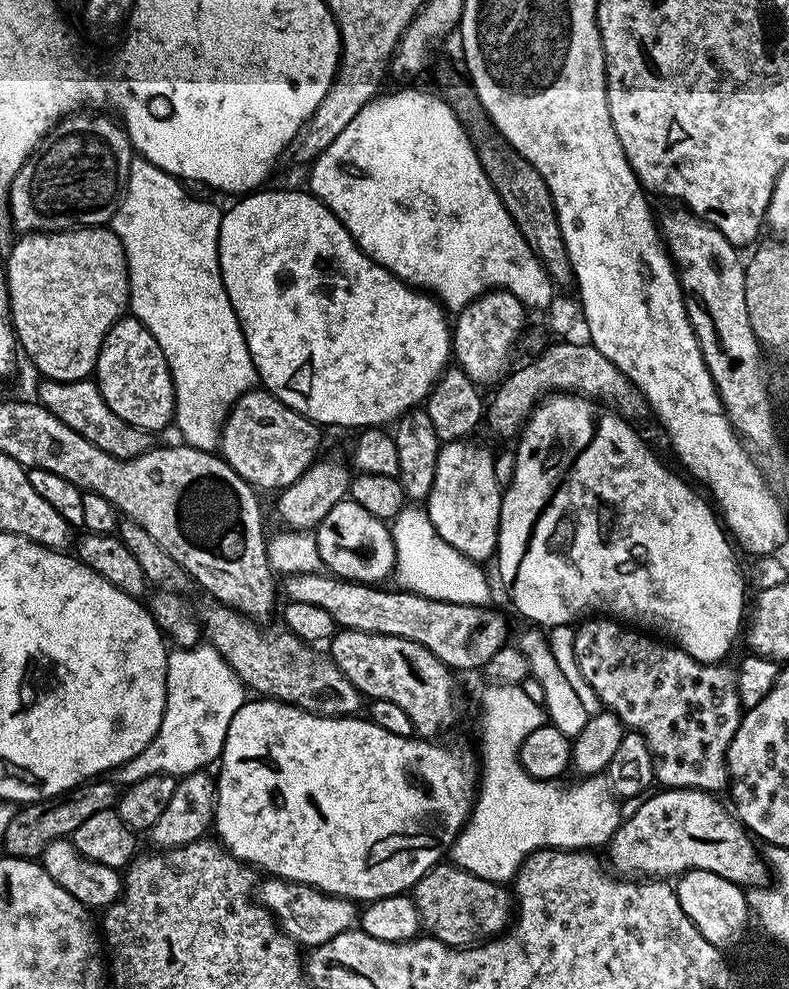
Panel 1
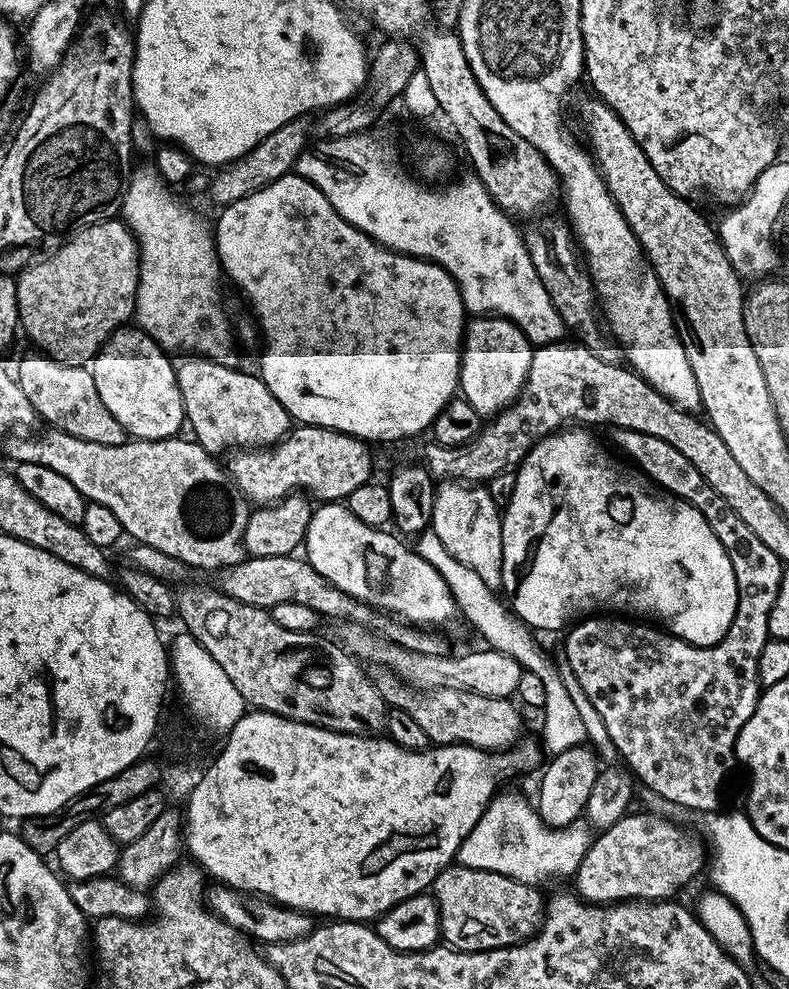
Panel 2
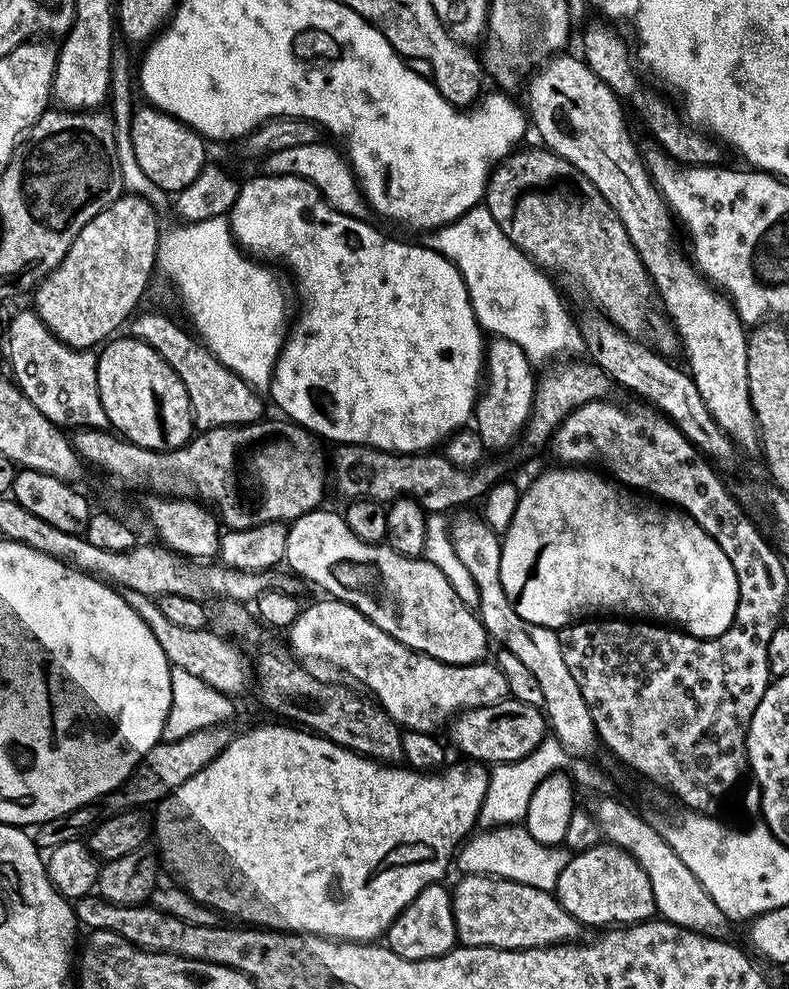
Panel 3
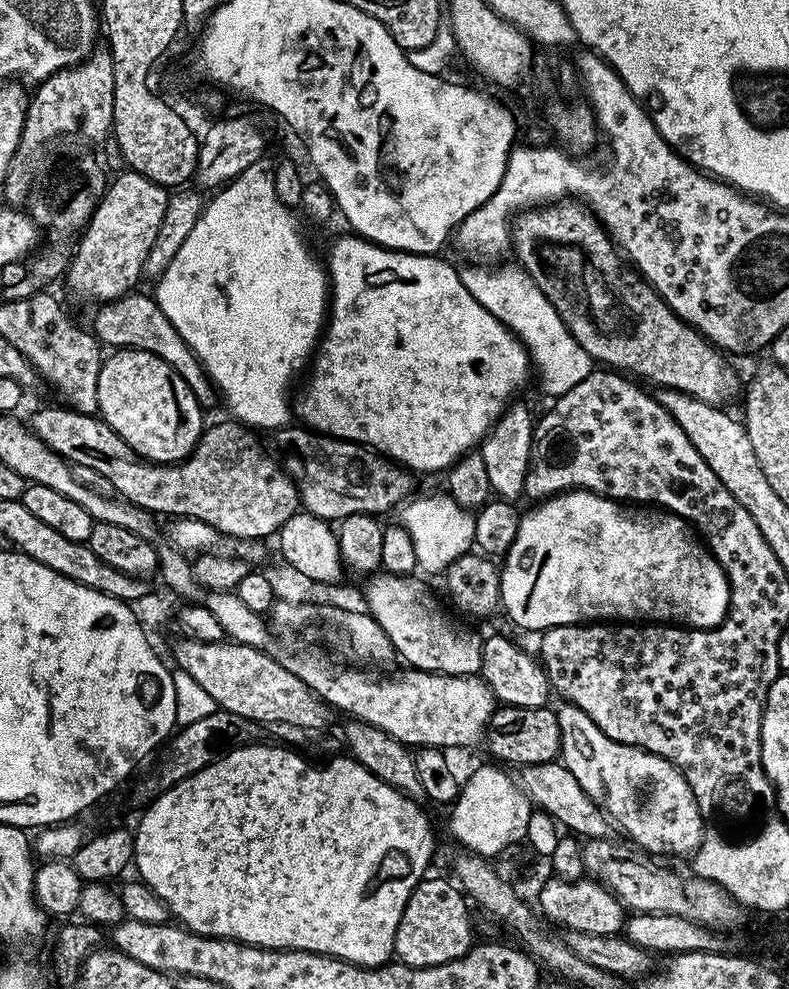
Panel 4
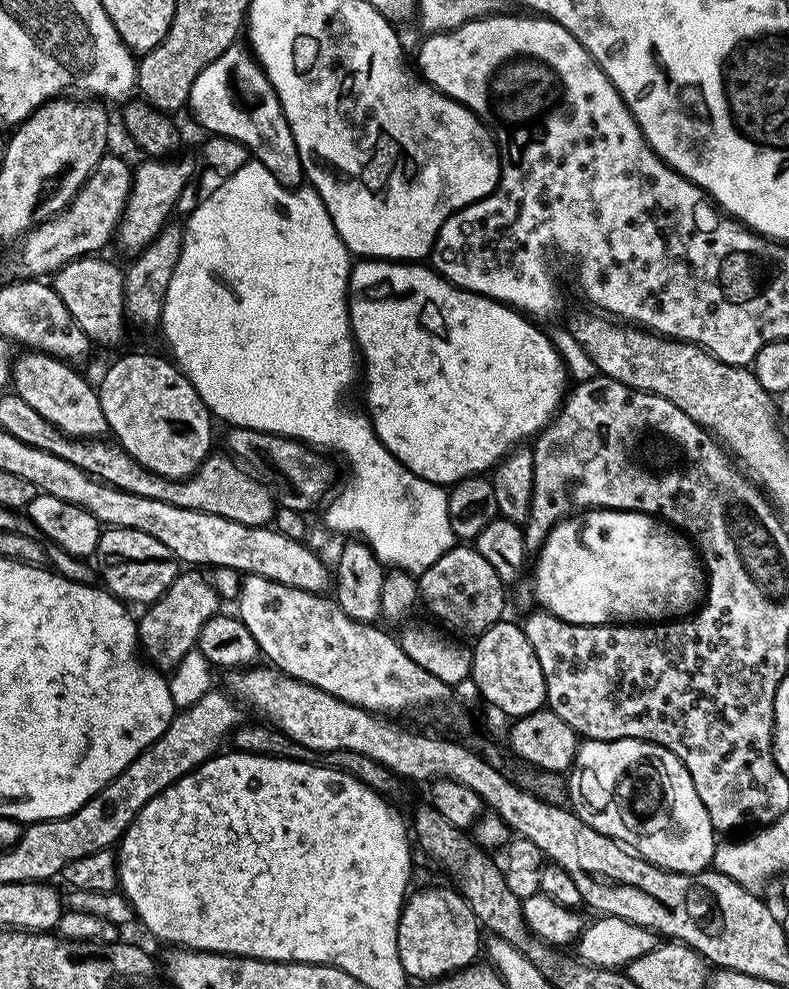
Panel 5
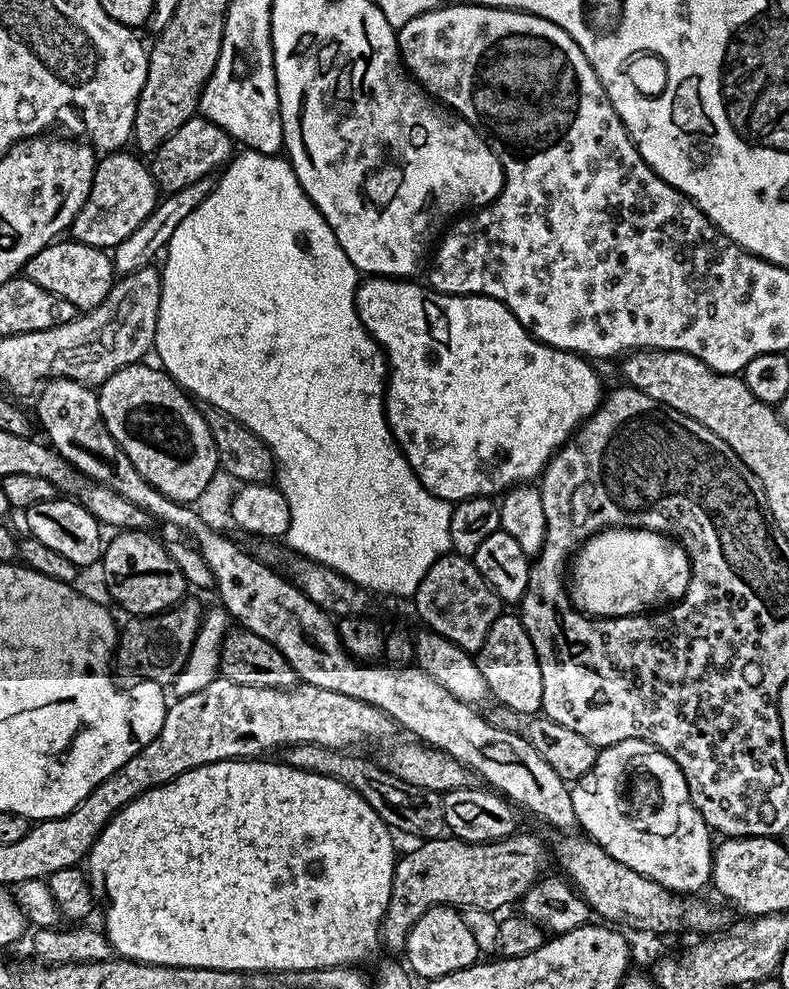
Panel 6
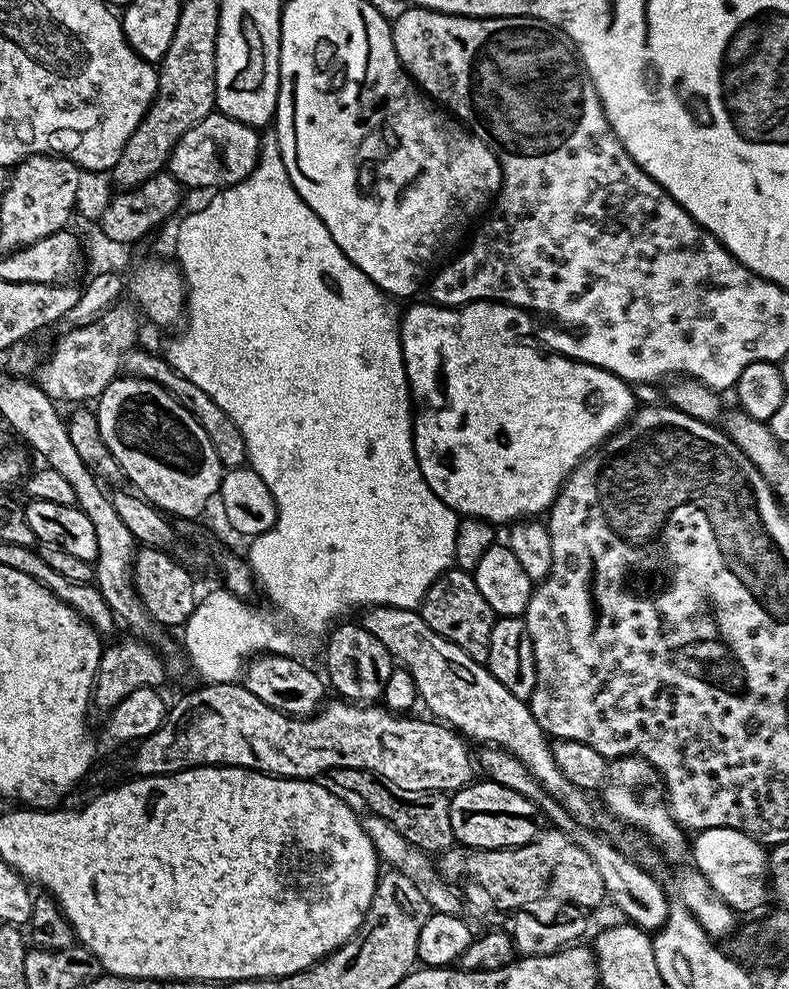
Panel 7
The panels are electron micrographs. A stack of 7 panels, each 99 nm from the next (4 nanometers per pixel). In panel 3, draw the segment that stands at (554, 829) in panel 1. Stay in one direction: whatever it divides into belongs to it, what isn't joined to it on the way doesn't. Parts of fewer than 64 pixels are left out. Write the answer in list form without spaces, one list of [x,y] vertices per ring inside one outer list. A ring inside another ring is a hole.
[[[519,823],[502,824],[478,833],[478,836],[473,835],[459,849],[458,864],[460,860],[461,873],[470,876],[500,876],[504,880],[522,882],[526,886],[555,893],[558,874],[566,870],[566,862],[570,855],[567,847],[548,847],[538,842],[538,839]]]

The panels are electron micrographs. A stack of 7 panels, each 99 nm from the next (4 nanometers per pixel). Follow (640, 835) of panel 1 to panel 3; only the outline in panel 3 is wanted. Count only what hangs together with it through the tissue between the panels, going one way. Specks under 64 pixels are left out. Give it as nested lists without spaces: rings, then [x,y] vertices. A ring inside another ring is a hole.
[[[601,842],[585,852],[577,852],[569,855],[566,862],[566,870],[558,874],[555,898],[579,924],[591,926],[596,930],[604,930],[609,926],[627,926],[641,924],[643,920],[653,919],[657,915],[654,902],[654,890],[650,888],[650,878],[646,876],[646,870],[638,866],[636,859],[626,850],[622,850],[616,844]]]

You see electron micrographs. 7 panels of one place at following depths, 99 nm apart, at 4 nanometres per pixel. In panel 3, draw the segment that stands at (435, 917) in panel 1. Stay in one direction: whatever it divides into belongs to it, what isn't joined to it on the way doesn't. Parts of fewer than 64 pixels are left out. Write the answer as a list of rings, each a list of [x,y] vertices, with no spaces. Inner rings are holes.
[[[500,876],[459,877],[456,888],[451,889],[452,909],[457,941],[465,948],[552,948],[555,944],[571,944],[579,941],[586,932],[585,925],[579,924],[566,909],[557,902],[555,895],[522,882],[504,880]]]

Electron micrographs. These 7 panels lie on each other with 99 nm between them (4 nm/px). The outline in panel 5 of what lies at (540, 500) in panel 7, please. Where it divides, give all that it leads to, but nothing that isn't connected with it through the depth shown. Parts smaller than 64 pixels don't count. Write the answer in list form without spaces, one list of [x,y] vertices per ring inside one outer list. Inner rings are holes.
[[[371,258],[353,263],[352,271],[348,273],[348,321],[352,323],[352,338],[356,341],[356,347],[363,360],[362,384],[364,380],[365,404],[363,407],[372,422],[376,437],[382,442],[382,446],[386,446],[386,450],[390,450],[390,454],[394,454],[394,458],[398,458],[398,462],[402,462],[402,466],[418,474],[418,478],[431,484],[451,486],[468,476],[479,476],[495,469],[496,465],[517,445],[531,441],[540,433],[556,415],[569,387],[570,377],[564,359],[552,345],[551,335],[547,331],[544,333],[542,329],[535,328],[540,326],[533,323],[529,317],[517,312],[515,308],[509,308],[507,304],[501,304],[499,300],[491,300],[489,296],[480,296],[477,292],[456,288],[435,268],[431,266],[423,268],[424,266],[420,262]]]

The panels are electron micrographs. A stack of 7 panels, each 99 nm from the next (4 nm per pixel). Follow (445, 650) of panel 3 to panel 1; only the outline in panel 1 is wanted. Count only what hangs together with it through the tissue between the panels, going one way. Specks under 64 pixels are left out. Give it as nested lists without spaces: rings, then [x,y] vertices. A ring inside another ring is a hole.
[[[351,498],[340,500],[338,506],[334,506],[326,518],[322,518],[322,522],[314,529],[314,535],[318,542],[320,561],[331,575],[339,576],[342,580],[355,580],[357,584],[374,585],[379,585],[393,575],[394,564],[390,559],[393,555],[391,527],[385,521],[374,518],[374,514],[362,510],[362,506],[358,506],[358,502]]]

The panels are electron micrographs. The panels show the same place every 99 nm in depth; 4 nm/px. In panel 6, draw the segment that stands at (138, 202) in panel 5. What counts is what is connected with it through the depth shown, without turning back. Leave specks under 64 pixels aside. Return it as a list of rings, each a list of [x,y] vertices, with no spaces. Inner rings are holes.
[[[197,114],[182,122],[162,146],[151,157],[152,176],[156,179],[159,191],[171,194],[191,184],[200,184],[207,172],[215,173],[223,169],[234,155],[234,141],[226,130],[210,122],[203,114]]]

